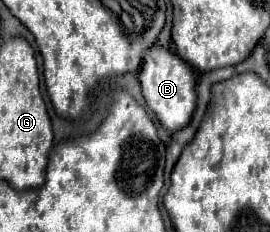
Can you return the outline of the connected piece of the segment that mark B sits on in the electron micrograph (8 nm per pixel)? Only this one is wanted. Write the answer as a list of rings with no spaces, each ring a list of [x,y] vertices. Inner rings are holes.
[[[153,45],[147,51],[147,57],[141,65],[139,81],[143,87],[143,97],[147,101],[147,107],[155,113],[157,121],[169,133],[183,129],[191,121],[191,115],[195,111],[195,103],[197,103],[197,91],[195,91],[197,77],[195,77],[195,71],[177,53],[169,51],[167,47]]]

